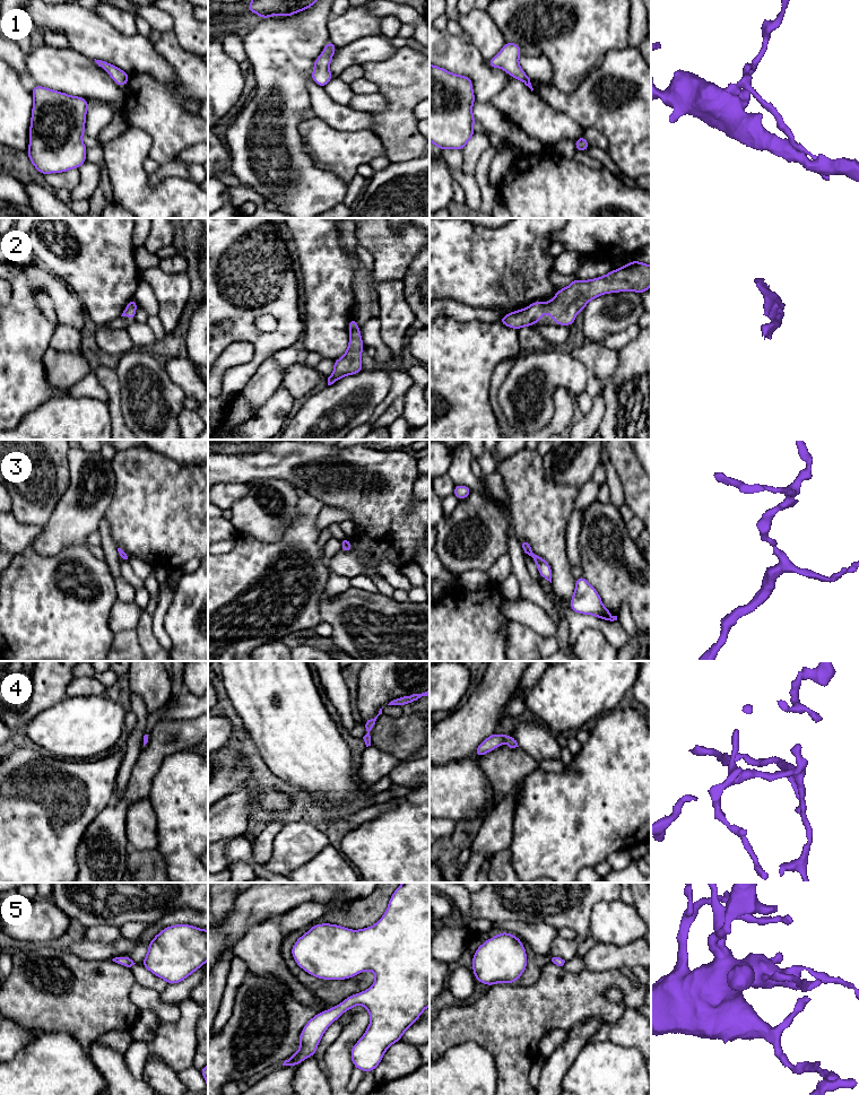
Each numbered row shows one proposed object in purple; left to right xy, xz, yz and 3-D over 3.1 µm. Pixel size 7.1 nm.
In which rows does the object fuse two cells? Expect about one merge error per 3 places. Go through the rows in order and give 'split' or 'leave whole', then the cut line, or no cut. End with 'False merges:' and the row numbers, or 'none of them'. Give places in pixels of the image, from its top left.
1: leave whole; cut none
2: leave whole; cut none
3: leave whole; cut none
4: leave whole; cut none
5: leave whole; cut none
False merges: none of them

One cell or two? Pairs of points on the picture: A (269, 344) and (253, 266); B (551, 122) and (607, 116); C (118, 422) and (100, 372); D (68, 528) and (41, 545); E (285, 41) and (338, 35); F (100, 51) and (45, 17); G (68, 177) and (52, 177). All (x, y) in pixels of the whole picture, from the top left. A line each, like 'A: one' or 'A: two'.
A: one
B: two
C: one
D: one
E: two
F: one
G: one

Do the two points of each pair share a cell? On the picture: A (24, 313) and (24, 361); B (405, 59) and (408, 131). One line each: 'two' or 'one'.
A: one
B: one

